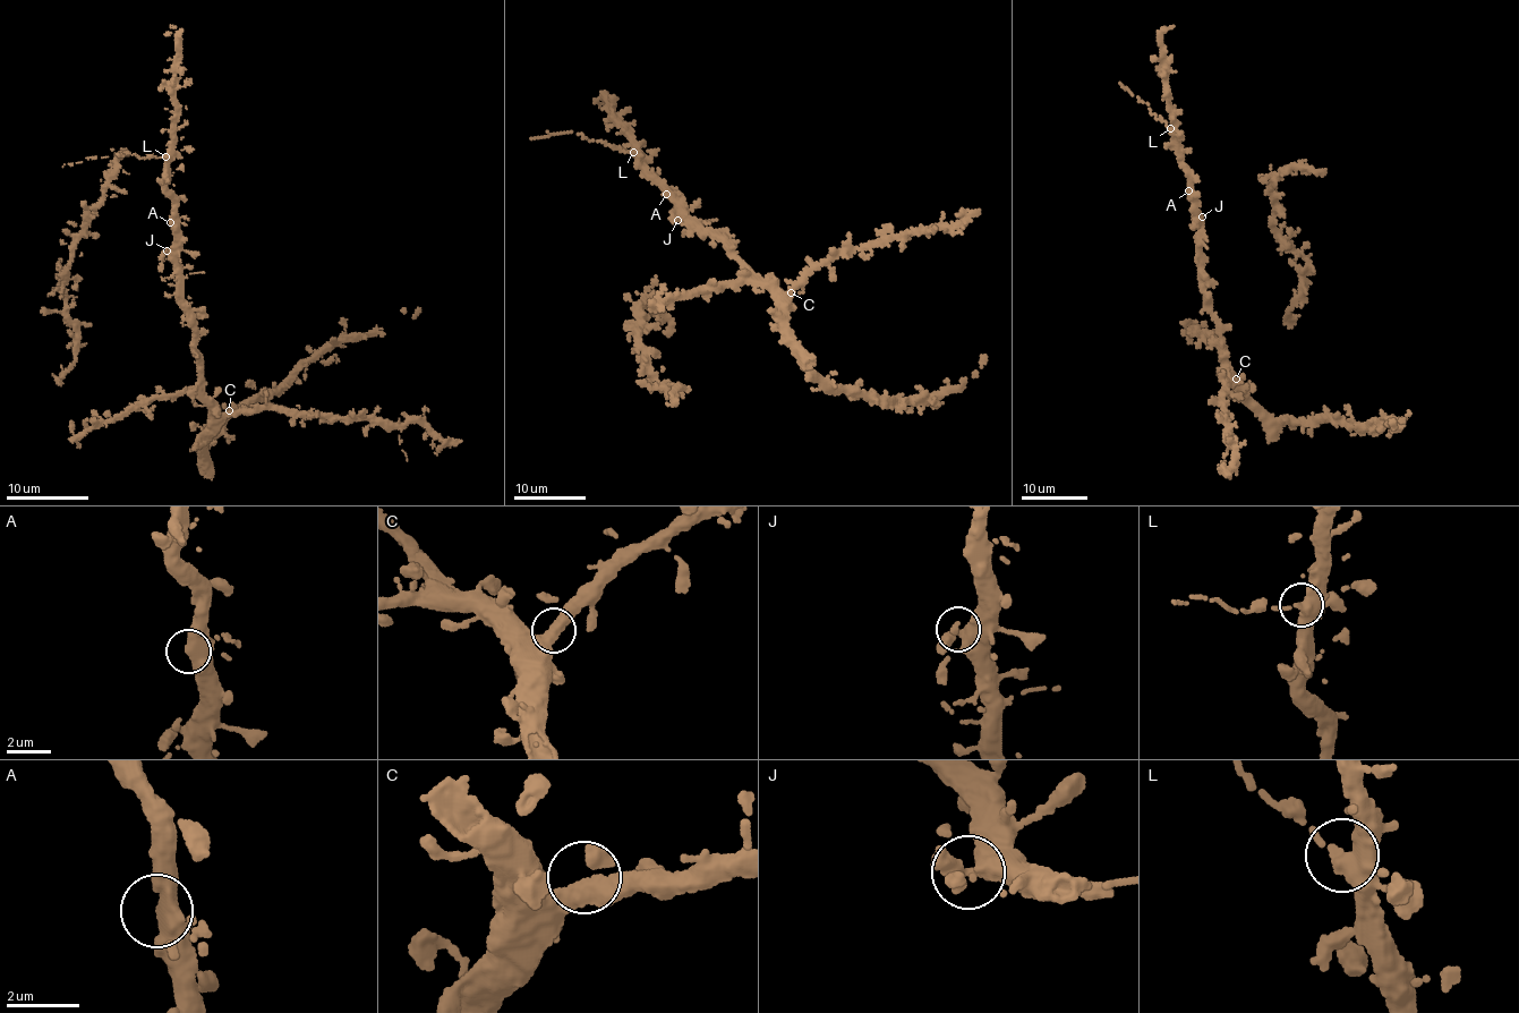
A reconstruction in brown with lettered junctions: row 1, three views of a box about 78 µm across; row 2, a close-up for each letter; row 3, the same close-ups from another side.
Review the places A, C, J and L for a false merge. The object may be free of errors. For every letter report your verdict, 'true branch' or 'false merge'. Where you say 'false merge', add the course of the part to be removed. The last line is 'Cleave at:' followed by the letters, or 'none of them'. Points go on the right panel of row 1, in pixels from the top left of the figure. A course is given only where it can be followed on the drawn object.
A: true branch
C: true branch
J: true branch
L: false merge; course (1169, 128), (1152, 112), (1146, 102), (1143, 103), (1121, 84)
Cleave at: L

